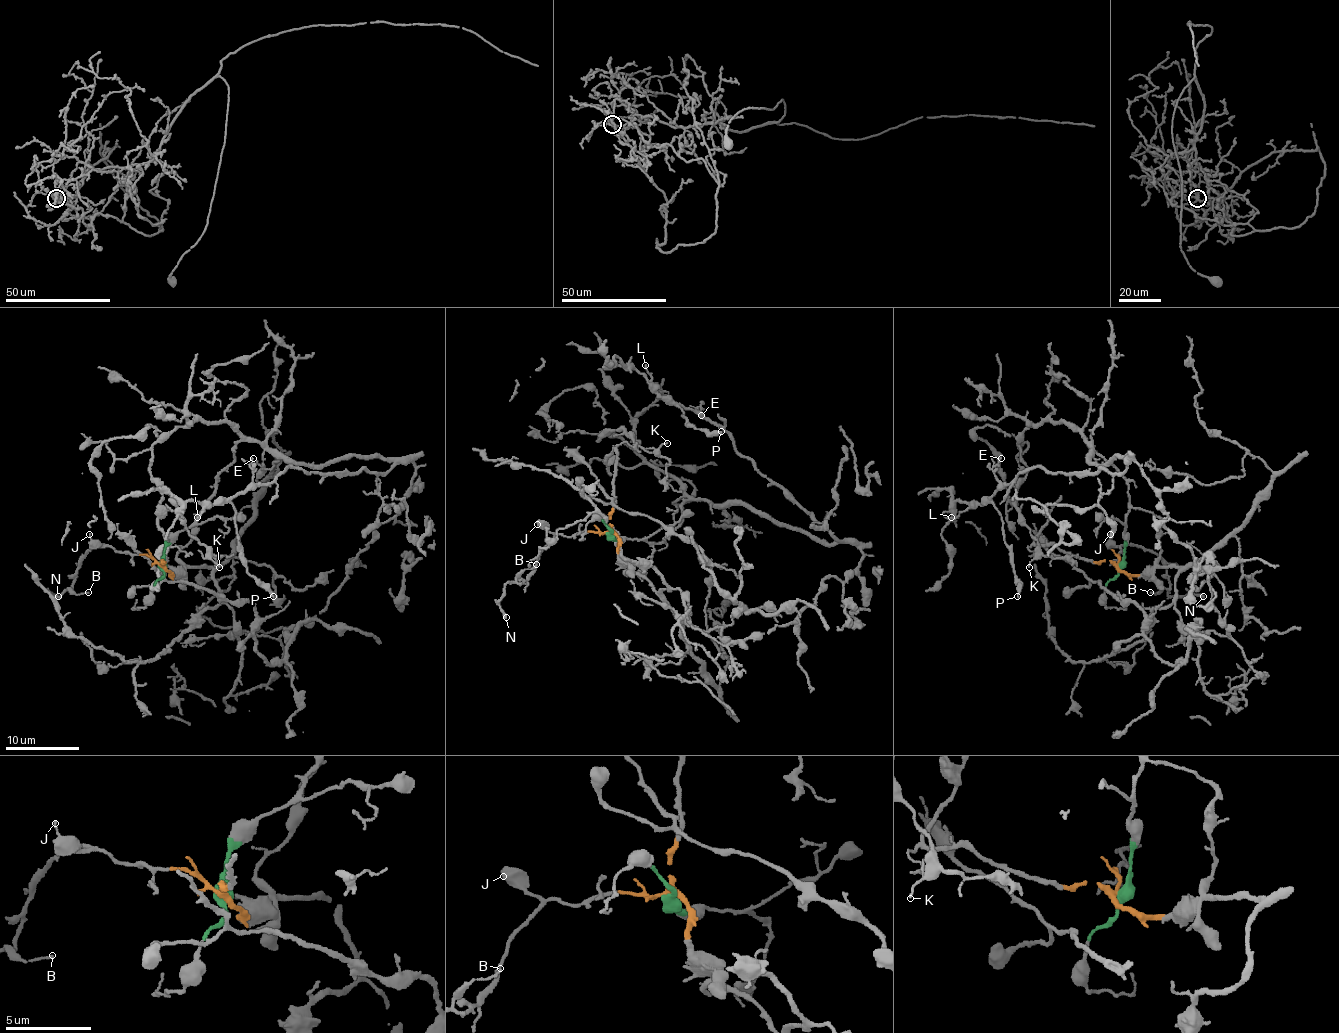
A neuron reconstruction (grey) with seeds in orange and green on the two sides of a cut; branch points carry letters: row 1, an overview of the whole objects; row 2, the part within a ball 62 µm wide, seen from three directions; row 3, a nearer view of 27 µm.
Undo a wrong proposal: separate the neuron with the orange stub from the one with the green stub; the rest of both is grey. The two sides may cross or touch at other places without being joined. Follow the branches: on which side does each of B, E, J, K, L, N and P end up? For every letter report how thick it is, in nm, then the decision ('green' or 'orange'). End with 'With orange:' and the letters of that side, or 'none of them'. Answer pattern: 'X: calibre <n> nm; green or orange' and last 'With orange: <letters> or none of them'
B: calibre 130 nm; orange
E: calibre 120 nm; green
J: calibre 140 nm; orange
K: calibre 90 nm; green
L: calibre 110 nm; green
N: calibre 280 nm; orange
P: calibre 200 nm; green
With orange: B, J, N

